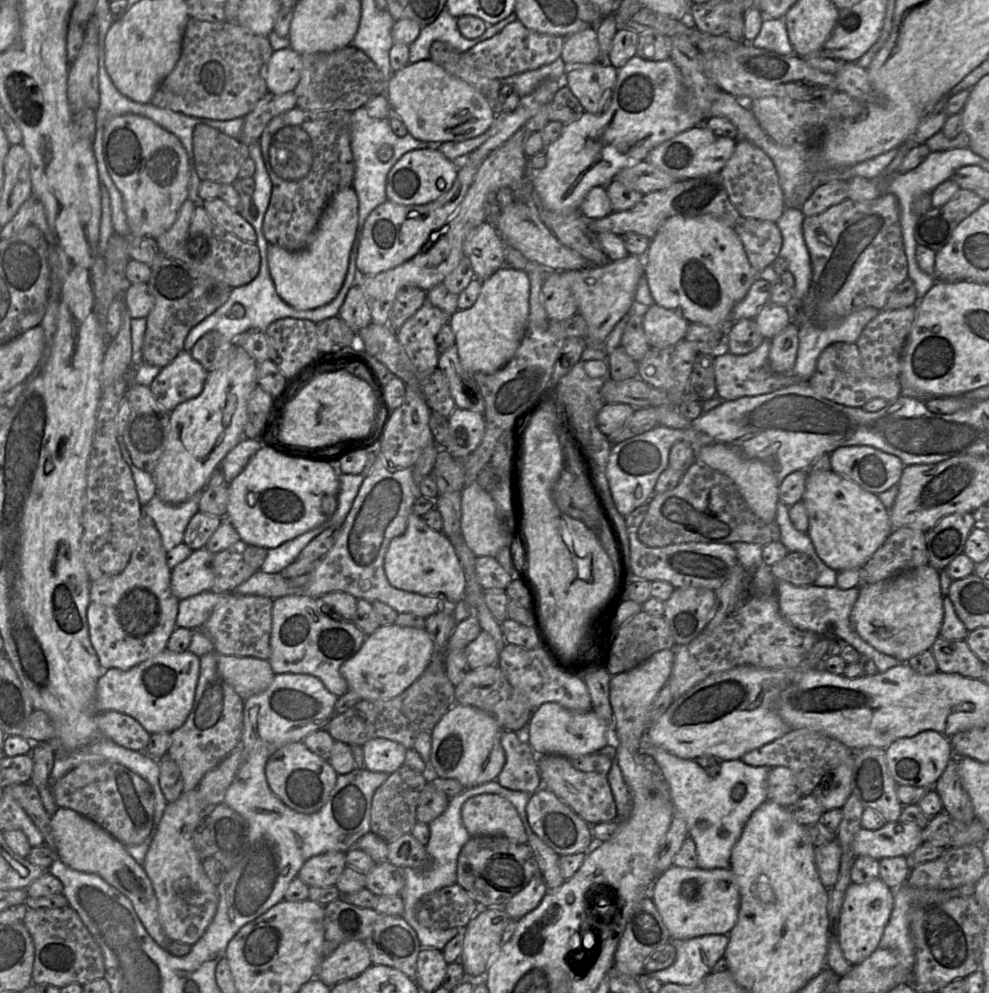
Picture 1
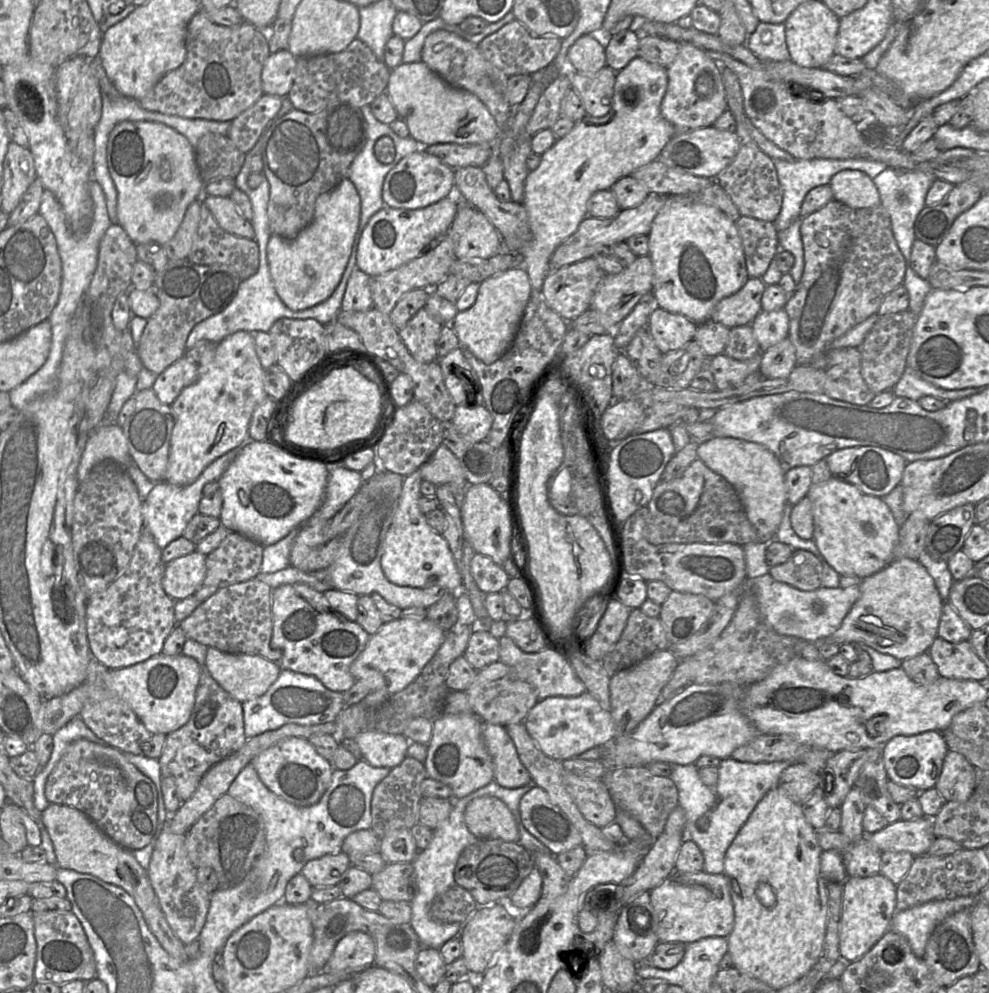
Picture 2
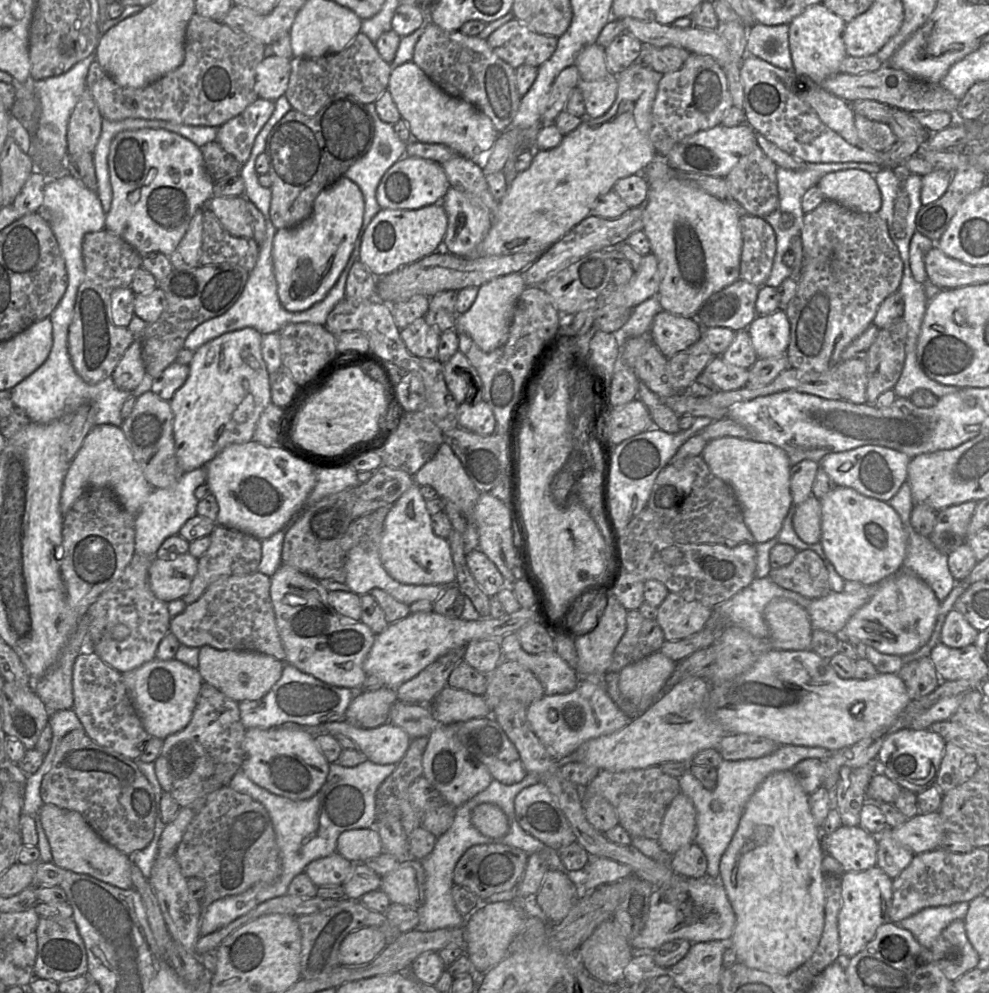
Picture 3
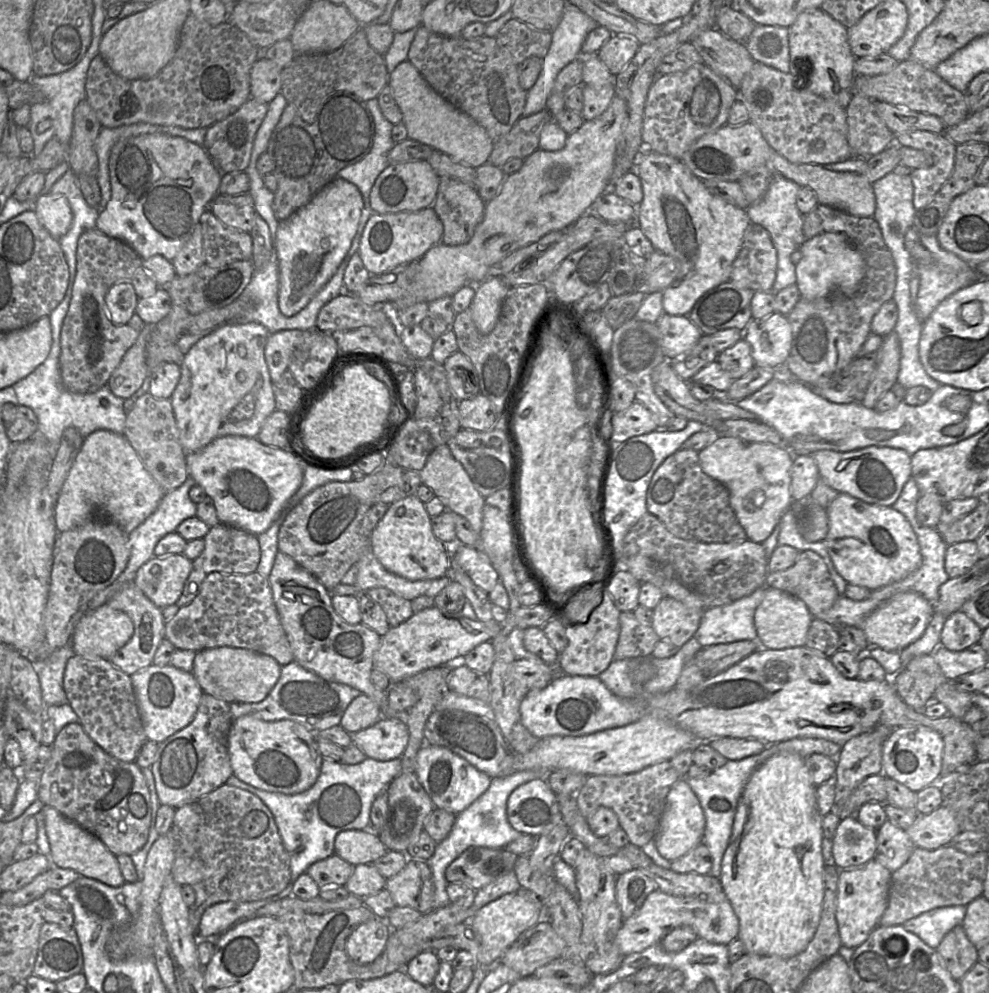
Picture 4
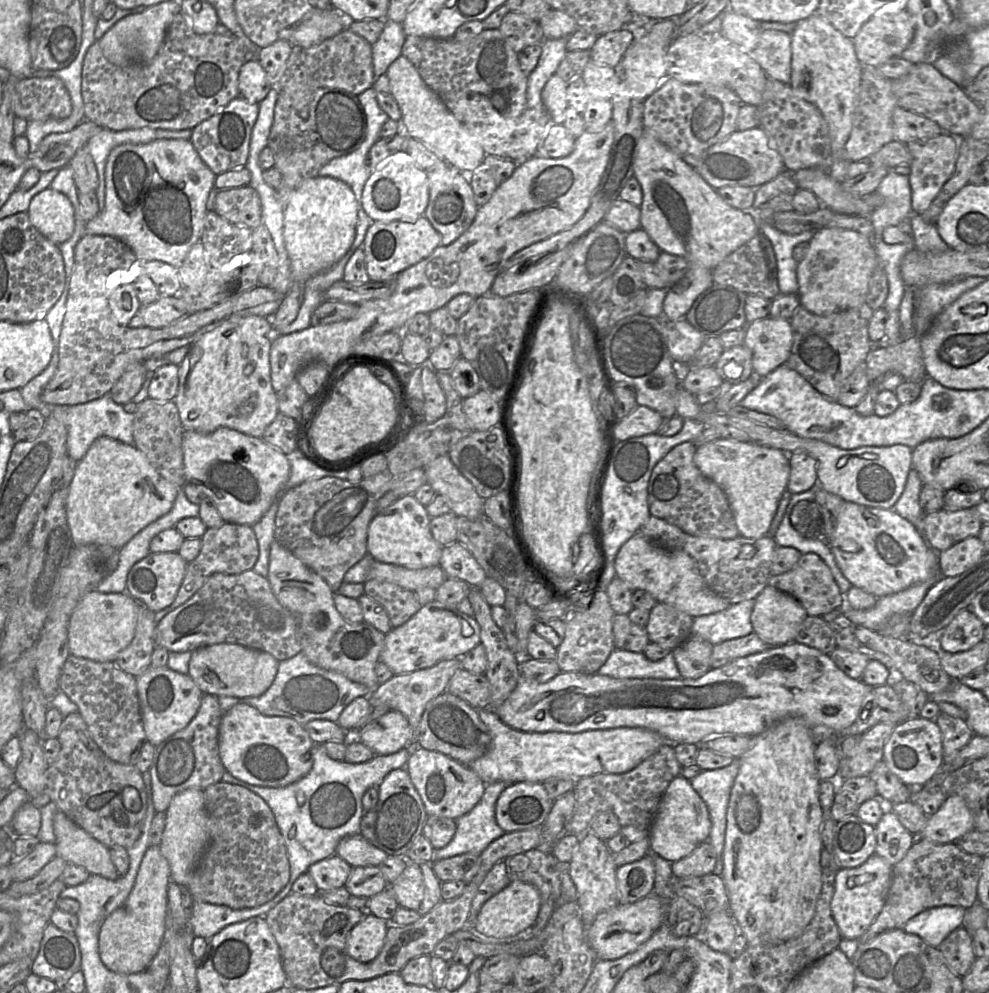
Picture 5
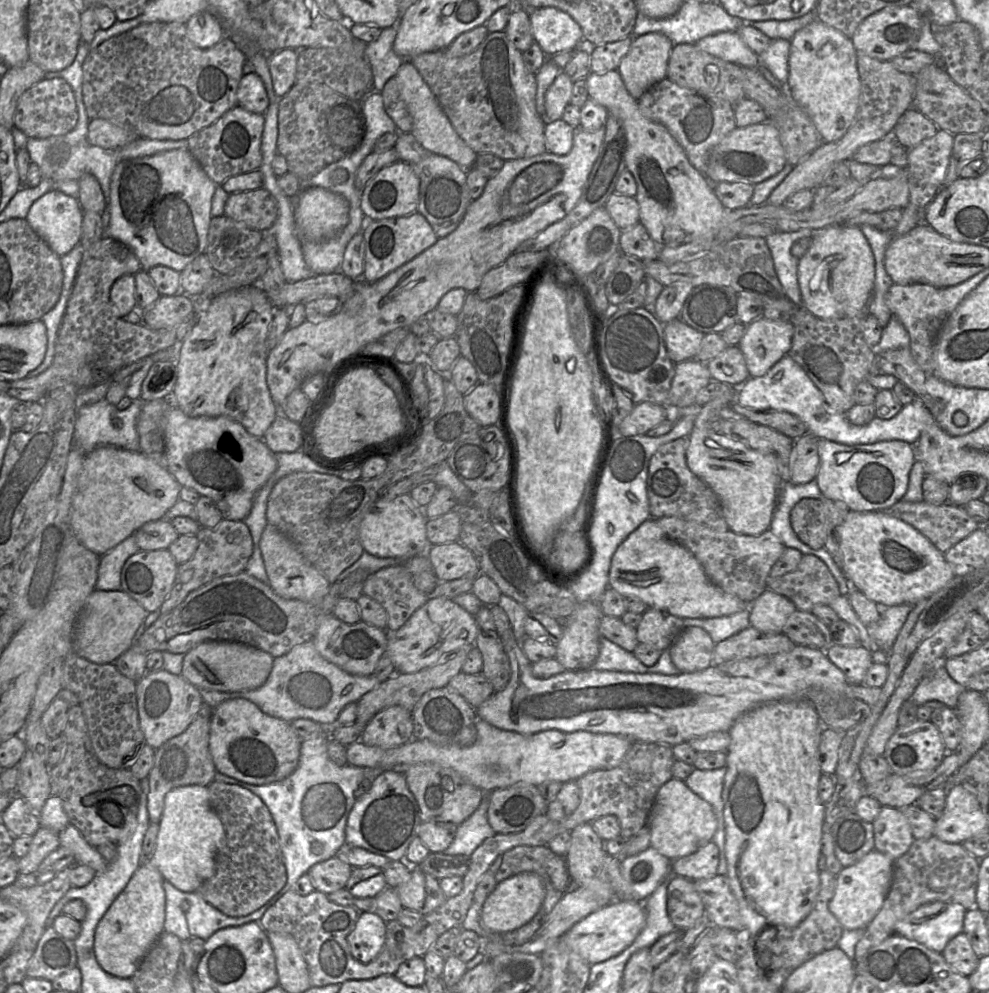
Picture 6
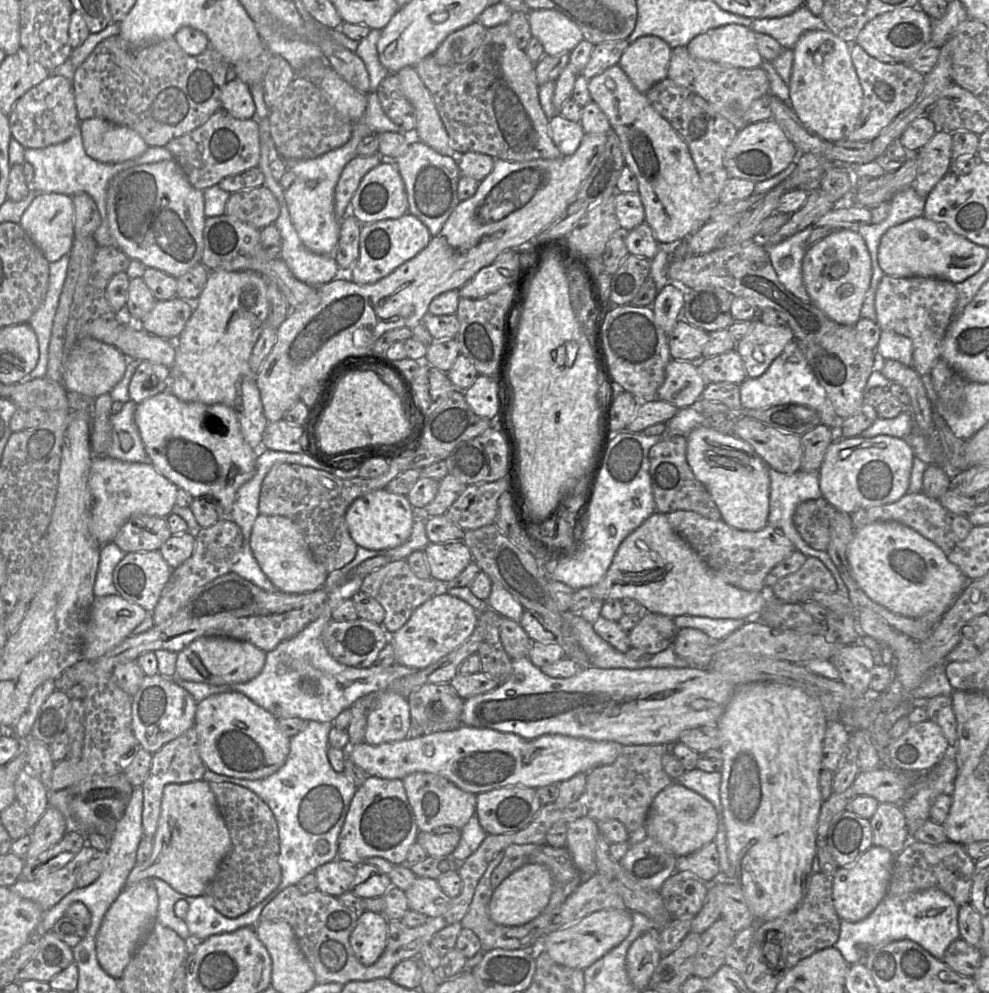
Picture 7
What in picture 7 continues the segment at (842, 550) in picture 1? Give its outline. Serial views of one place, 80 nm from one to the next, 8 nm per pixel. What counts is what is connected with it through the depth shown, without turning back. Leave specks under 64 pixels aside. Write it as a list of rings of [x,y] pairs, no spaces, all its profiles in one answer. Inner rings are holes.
[[[877,522],[855,530],[847,558],[858,586],[872,601],[926,625],[936,626],[969,582],[938,546],[898,522]]]

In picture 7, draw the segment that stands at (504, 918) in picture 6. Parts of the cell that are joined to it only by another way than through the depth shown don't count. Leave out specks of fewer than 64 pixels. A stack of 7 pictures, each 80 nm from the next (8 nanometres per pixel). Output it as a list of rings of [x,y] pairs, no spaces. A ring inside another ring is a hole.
[[[525,864],[512,872],[494,890],[489,903],[489,915],[497,924],[521,926],[539,916],[552,894],[552,876],[549,869],[541,864]]]

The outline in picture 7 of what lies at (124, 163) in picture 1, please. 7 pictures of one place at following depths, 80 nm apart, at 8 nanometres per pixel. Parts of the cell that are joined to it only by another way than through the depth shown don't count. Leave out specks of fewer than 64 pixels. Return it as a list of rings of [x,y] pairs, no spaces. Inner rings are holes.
[[[174,159],[134,166],[114,175],[108,184],[106,207],[114,244],[130,259],[177,279],[201,262],[206,220],[203,191],[189,183]]]

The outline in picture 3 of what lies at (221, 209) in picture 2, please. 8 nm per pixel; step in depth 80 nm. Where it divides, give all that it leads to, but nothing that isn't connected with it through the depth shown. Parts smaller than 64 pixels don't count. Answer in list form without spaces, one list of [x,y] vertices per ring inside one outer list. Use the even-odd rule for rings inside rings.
[[[244,195],[213,196],[208,202],[208,207],[228,233],[236,237],[253,238],[246,201]]]

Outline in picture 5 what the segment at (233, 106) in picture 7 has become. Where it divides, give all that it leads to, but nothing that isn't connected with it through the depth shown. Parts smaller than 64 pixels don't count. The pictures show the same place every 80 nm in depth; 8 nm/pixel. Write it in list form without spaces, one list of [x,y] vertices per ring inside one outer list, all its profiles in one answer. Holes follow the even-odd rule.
[[[258,60],[247,61],[239,74],[239,96],[259,105],[275,88],[275,82]]]

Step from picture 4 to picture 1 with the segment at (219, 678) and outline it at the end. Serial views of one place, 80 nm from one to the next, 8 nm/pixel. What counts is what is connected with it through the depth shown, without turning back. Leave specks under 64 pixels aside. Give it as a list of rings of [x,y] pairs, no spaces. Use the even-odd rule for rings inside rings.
[[[217,654],[217,669],[243,700],[267,689],[276,675],[268,660],[254,657]]]

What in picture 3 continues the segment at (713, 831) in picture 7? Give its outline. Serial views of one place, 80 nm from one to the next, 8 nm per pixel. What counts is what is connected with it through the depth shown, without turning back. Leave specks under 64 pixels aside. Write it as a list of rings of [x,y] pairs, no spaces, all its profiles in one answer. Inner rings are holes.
[[[680,792],[668,806],[661,825],[658,843],[669,856],[695,843],[697,833],[696,809],[685,794]]]

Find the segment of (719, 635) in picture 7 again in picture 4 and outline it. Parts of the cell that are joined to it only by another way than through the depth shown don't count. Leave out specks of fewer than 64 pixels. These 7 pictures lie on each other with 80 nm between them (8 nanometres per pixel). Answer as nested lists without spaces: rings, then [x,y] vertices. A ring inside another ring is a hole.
[[[763,586],[730,604],[706,608],[694,638],[703,648],[741,640],[757,641],[754,614],[765,591]]]

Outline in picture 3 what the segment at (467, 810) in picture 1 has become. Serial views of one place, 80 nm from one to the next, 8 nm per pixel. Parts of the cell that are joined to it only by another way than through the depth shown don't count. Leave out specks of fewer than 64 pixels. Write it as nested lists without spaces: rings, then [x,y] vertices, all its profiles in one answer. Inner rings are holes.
[[[482,803],[476,806],[472,811],[471,821],[478,831],[491,838],[501,838],[509,830],[505,812],[493,803]]]

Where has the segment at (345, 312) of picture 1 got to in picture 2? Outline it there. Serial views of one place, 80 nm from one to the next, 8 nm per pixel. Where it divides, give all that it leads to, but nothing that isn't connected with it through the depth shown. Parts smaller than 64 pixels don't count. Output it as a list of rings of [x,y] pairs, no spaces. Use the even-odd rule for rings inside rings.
[[[358,267],[353,270],[348,280],[341,310],[363,312],[373,307],[370,278]]]

